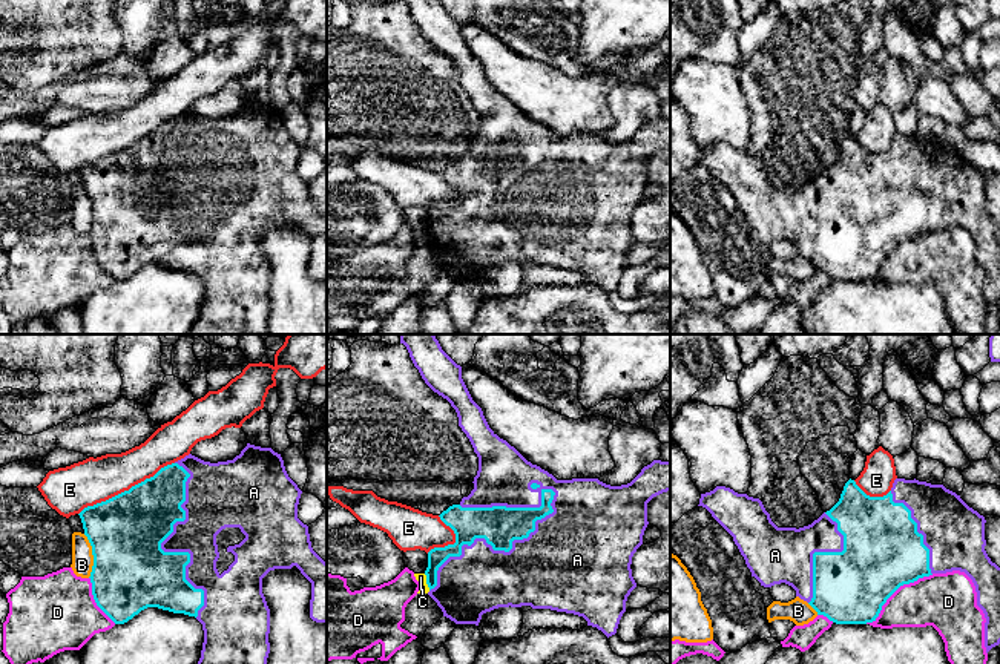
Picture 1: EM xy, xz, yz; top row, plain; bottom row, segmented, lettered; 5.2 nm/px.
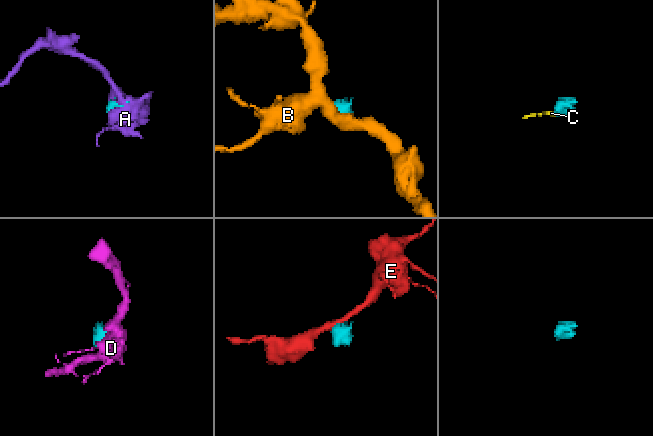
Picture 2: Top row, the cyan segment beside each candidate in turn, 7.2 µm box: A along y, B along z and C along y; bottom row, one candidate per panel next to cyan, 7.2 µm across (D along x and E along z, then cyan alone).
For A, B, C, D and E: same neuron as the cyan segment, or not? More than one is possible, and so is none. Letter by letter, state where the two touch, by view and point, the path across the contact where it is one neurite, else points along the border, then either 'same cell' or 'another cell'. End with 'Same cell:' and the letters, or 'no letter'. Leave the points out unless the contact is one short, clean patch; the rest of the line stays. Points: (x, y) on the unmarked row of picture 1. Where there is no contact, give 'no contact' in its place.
A: meets cyan in xz at (496, 206); same cell
B: meets cyan in xy at (92, 210); another cell
C: meets cyan in xz at (427, 238); border along xz (424, 230), (430, 246); another cell
D: meets cyan in yz at (896, 246); another cell
E: meets cyan in xy at (126, 147); another cell
Same cell: A

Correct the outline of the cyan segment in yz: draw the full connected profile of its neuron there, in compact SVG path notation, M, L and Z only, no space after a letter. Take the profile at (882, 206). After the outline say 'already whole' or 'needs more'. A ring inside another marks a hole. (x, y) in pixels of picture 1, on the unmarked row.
M896 135L891 147L883 153L870 153L867 152L854 136L848 136L844 143L839 158L827 169L824 169L817 176L804 184L778 184L770 170L765 167L762 158L759 155L748 153L747 150L738 150L730 144L716 143L713 147L701 150L699 161L706 164L712 173L733 193L735 201L738 202L741 212L745 216L747 224L752 228L761 242L771 244L775 241L785 239L796 247L796 253L807 258L817 271L827 273L830 278L836 281L867 281L876 278L879 273L882 262L887 256L903 241L910 241L917 238L919 235L929 233L933 230L946 230L952 227L965 228L974 239L977 248L977 262L983 267L986 279L985 279L985 304L986 310L1000 301L1000 224L991 218L988 213L985 202L985 173L977 167L969 164L960 152L946 146L943 141L931 141L919 136L905 136Z; needs more

